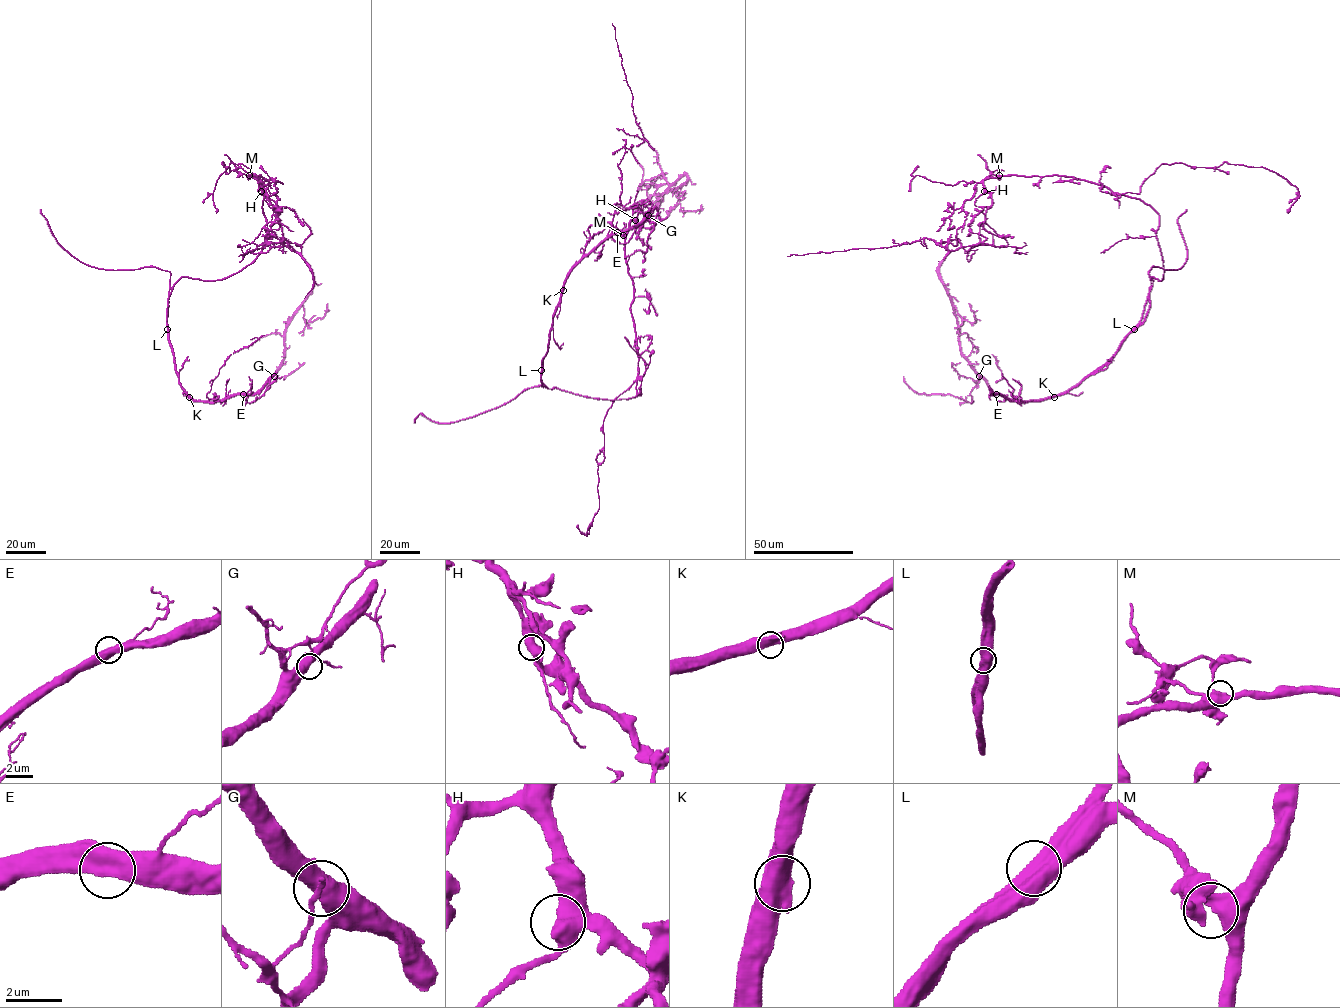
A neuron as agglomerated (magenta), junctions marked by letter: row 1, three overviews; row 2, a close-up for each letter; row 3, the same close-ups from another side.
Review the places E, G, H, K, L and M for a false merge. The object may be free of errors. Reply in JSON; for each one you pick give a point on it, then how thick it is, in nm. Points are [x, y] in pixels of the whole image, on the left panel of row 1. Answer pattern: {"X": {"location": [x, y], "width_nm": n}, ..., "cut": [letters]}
{"cut": []}

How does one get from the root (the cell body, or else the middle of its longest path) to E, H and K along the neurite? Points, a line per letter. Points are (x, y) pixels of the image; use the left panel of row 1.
E: (223, 400), (243, 394)
H: (223, 400), (256, 393), (276, 371), (286, 326), (313, 284), (310, 266), (283, 242), (280, 208), (261, 191)
K: (223, 400), (203, 402), (189, 397)

